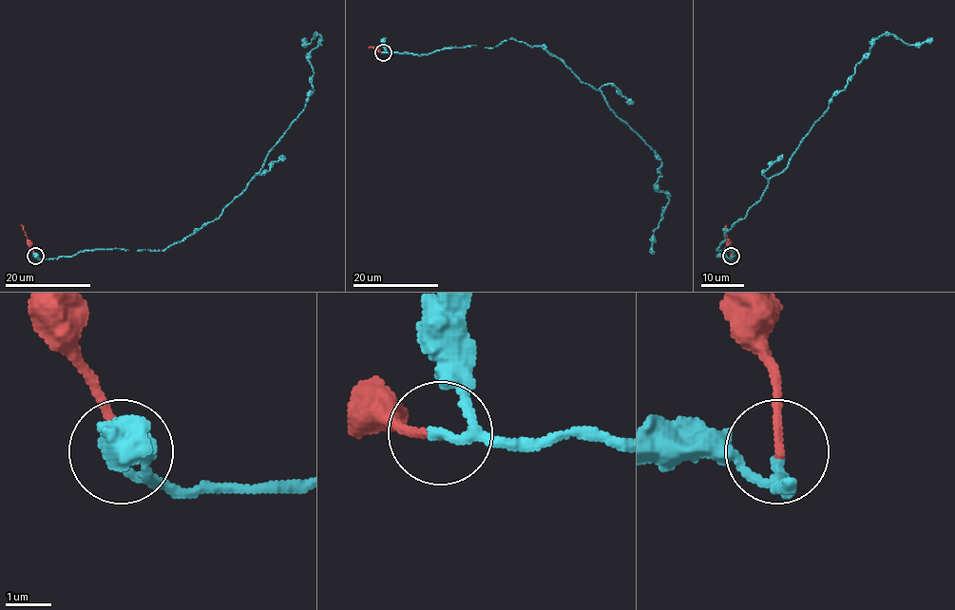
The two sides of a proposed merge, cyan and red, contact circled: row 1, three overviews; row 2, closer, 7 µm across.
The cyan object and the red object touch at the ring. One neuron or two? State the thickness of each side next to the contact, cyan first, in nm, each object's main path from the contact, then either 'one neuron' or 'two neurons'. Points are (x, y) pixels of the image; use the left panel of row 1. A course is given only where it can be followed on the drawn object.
200/160 nm | cyan via (34, 256), (164, 251), (216, 219), (314, 92), (308, 55), (321, 39), (315, 33), (306, 45), (306, 38) | red via (35, 256), (20, 225) | two neurons

